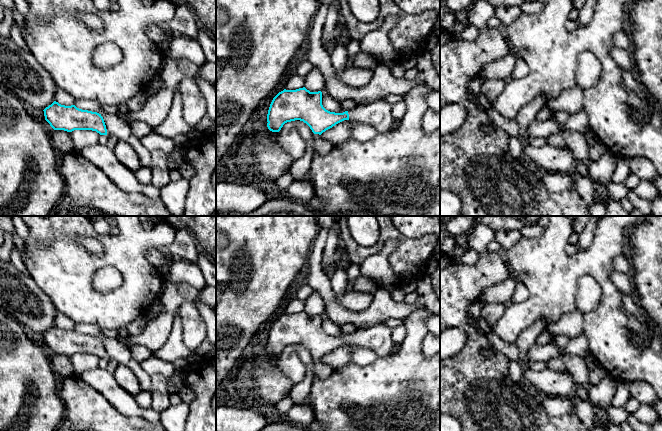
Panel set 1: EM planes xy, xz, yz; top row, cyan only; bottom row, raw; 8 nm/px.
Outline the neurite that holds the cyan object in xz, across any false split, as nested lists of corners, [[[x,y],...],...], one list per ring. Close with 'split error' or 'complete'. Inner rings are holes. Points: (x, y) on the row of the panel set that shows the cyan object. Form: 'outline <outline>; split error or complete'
outline [[[305,87],[279,92],[272,100],[268,114],[267,127],[279,132],[287,122],[300,120],[306,123],[314,134],[321,135],[326,130],[344,121],[367,122],[379,134],[388,134],[394,121],[392,104],[378,99],[369,106],[356,106],[350,111],[335,113],[322,105],[322,92],[310,92]]]; split error

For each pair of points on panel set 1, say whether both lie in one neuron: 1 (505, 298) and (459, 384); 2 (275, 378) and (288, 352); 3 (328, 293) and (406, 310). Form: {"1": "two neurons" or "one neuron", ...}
{"1": "two neurons", "2": "two neurons", "3": "one neuron"}

